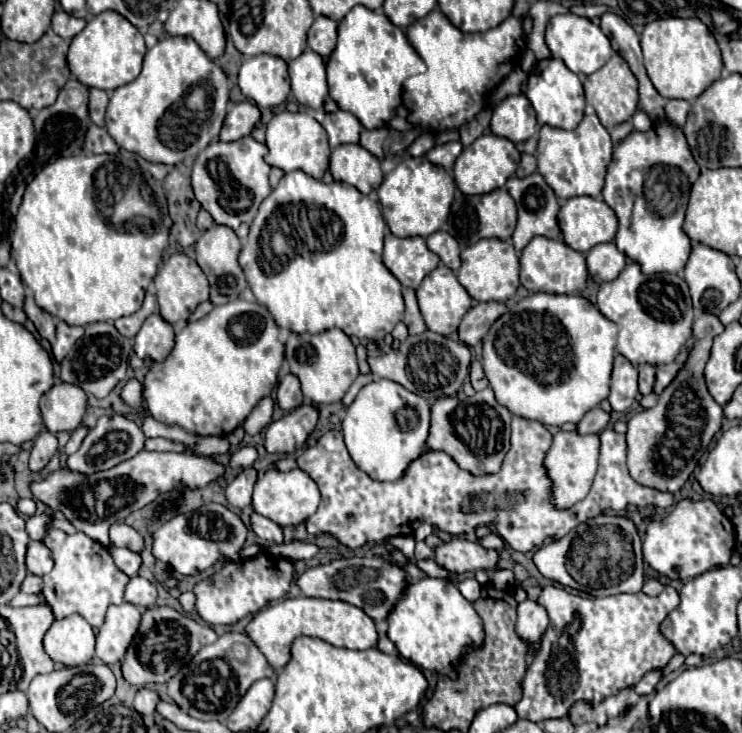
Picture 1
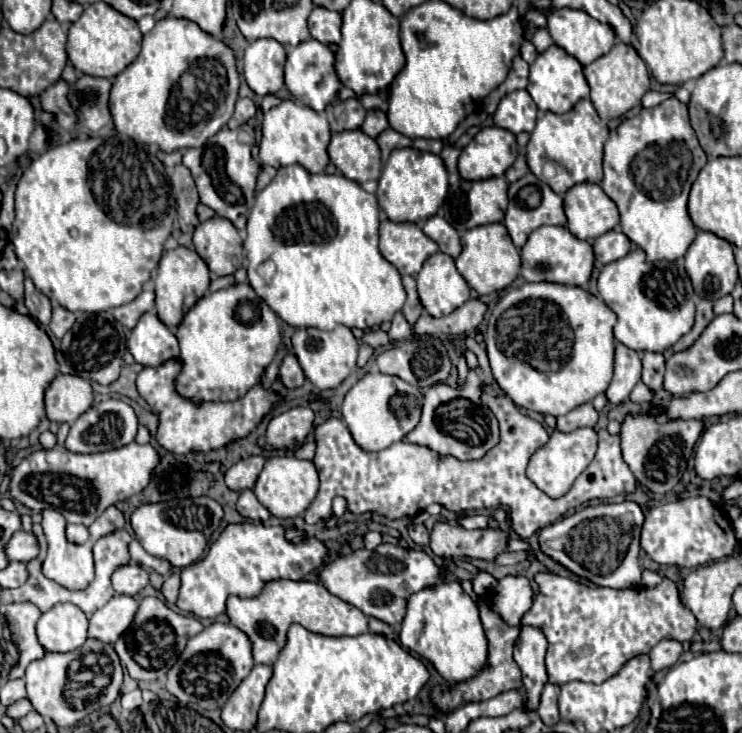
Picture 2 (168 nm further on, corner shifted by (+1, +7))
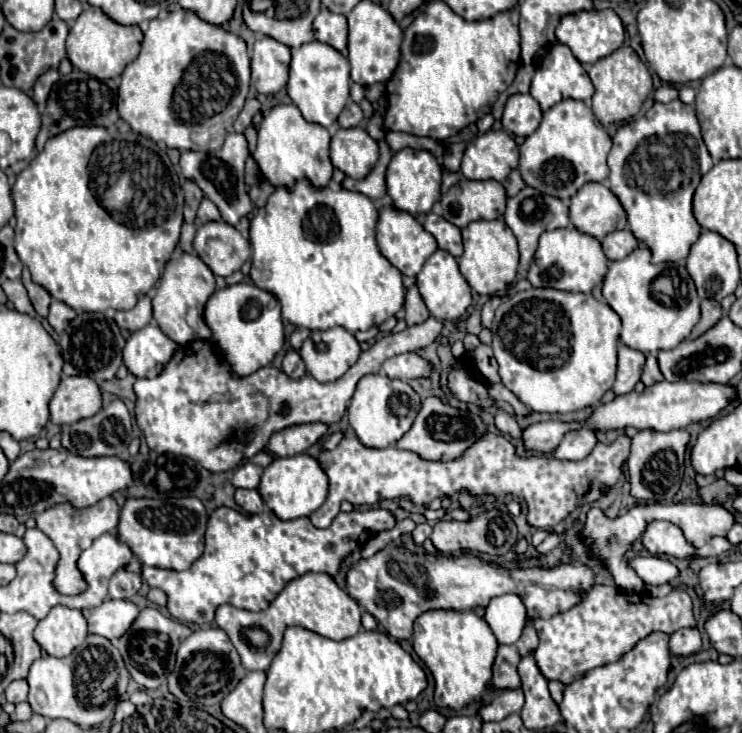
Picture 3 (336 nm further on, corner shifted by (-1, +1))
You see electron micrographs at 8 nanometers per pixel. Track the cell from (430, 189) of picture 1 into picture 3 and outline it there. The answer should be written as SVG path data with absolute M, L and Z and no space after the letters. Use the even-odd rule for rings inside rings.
M402 148L394 152L394 158L386 170L386 184L388 194L394 200L394 208L410 212L410 214L428 214L434 202L440 200L440 180L442 180L442 166L438 164L436 156L428 150L414 150Z

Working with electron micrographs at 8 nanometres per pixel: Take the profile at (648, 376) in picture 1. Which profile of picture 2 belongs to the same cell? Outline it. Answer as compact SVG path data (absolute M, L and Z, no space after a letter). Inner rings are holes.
M642 352L642 382L650 388L650 390L658 390L662 388L662 378L666 372L666 360L662 354L656 352Z

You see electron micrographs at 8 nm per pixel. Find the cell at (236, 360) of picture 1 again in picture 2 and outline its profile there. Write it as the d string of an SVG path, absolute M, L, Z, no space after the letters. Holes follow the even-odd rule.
M236 284L198 300L176 328L176 338L180 342L178 360L182 364L176 392L186 400L194 400L194 404L226 402L242 398L258 384L278 352L280 326L278 316L248 284Z

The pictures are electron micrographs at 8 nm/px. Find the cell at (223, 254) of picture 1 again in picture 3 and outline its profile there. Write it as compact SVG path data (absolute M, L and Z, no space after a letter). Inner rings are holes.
M206 222L198 228L194 250L216 276L230 276L250 258L248 240L226 222Z

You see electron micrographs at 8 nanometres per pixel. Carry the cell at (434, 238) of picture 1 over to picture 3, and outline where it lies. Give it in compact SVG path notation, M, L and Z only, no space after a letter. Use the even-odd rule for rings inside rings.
M434 212L426 214L424 226L436 238L438 248L450 252L456 258L462 254L462 236L460 236L460 228L458 226L452 226L448 220L444 220L442 216L438 216Z

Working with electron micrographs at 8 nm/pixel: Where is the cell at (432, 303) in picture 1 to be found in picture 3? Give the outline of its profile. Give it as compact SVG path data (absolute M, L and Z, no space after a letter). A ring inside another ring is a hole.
M436 250L426 262L422 272L416 276L416 286L422 294L422 300L430 314L438 320L456 320L460 318L466 308L472 304L472 288L468 286L466 278L458 270L458 262L446 250Z

